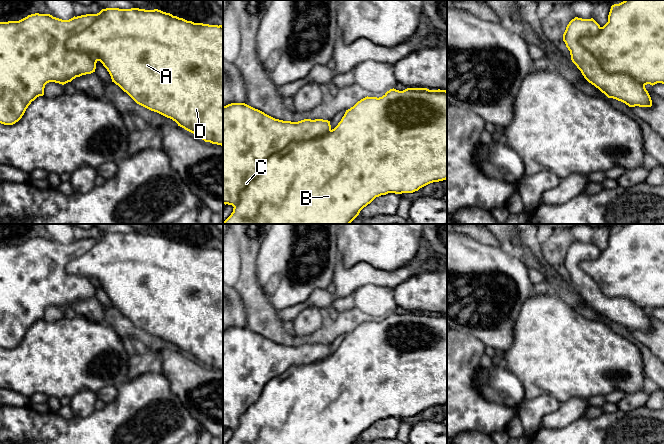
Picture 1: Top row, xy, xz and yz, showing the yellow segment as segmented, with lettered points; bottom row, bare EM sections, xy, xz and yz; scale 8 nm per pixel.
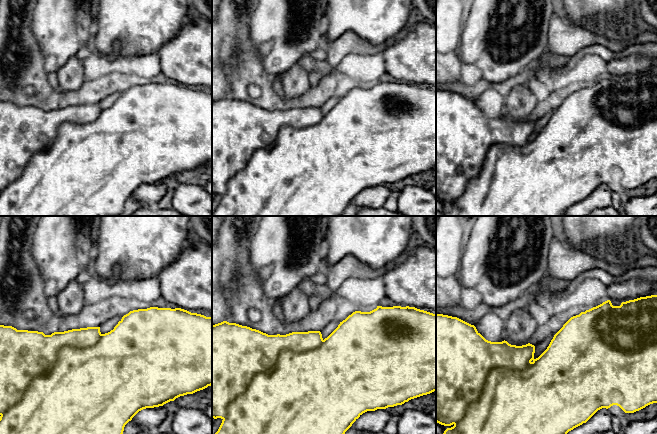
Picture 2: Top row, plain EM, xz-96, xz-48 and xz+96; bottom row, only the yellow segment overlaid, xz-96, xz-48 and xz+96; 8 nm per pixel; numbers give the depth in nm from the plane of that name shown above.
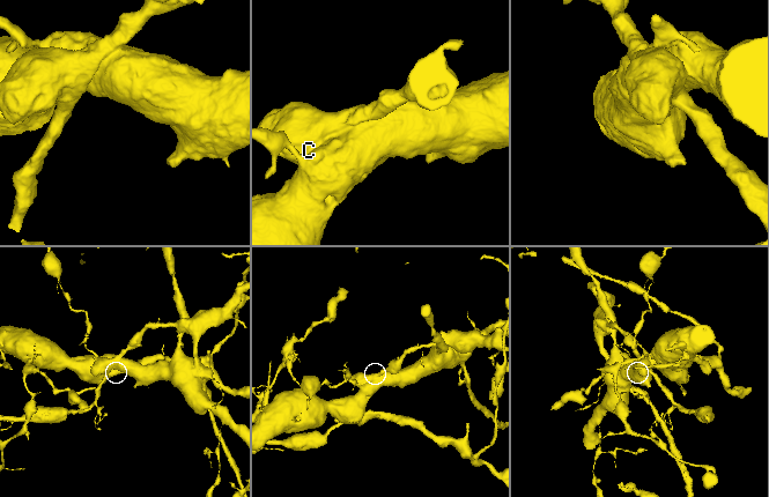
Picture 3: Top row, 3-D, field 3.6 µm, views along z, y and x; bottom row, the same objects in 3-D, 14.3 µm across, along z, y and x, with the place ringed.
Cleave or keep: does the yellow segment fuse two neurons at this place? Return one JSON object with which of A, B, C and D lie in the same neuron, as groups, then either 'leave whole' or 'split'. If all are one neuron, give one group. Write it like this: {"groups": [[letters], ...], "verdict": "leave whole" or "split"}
{"groups": [["A", "B", "D"], ["C"]], "verdict": "split"}

